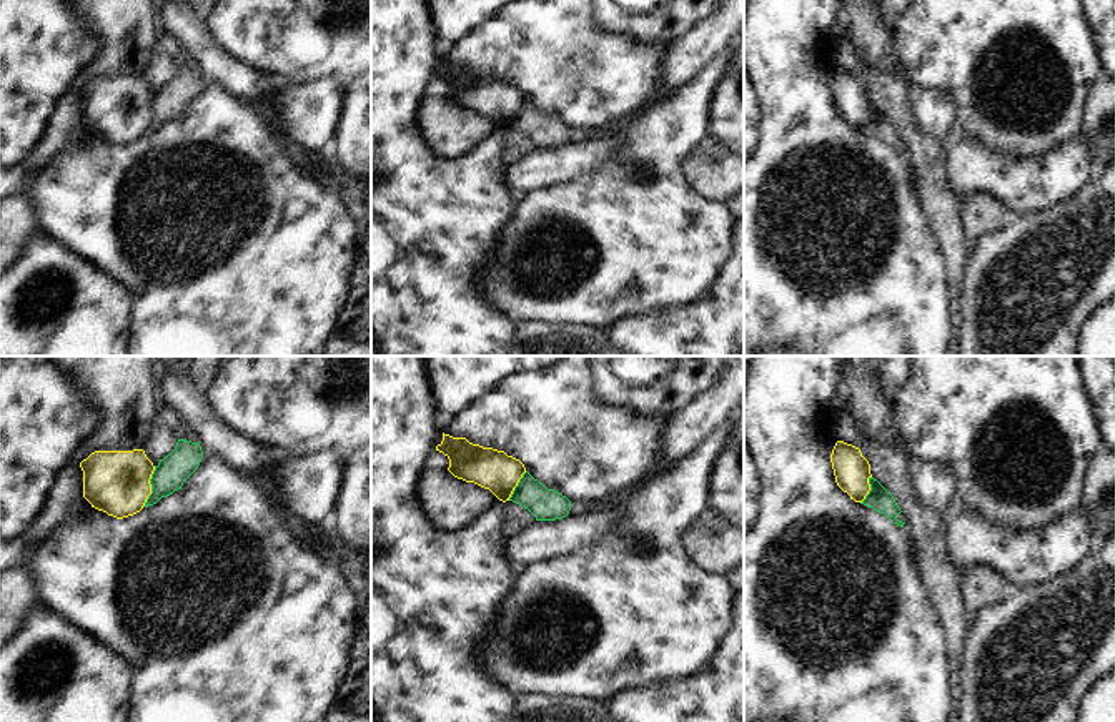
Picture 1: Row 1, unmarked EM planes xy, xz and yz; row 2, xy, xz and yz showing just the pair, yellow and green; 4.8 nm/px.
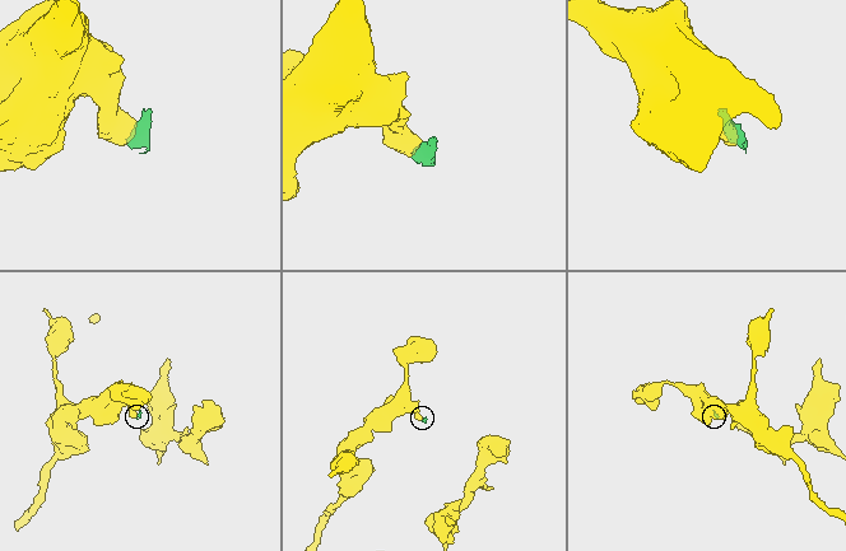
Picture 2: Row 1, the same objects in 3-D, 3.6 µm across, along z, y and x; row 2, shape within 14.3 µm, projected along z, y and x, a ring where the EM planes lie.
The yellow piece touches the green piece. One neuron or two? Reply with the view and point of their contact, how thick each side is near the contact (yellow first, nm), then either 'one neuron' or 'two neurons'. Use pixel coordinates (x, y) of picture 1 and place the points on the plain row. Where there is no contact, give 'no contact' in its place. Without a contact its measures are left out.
meets yellow in xy at (150, 113); 300 nm thick on the yellow side, 160 nm on the other; two neurons

